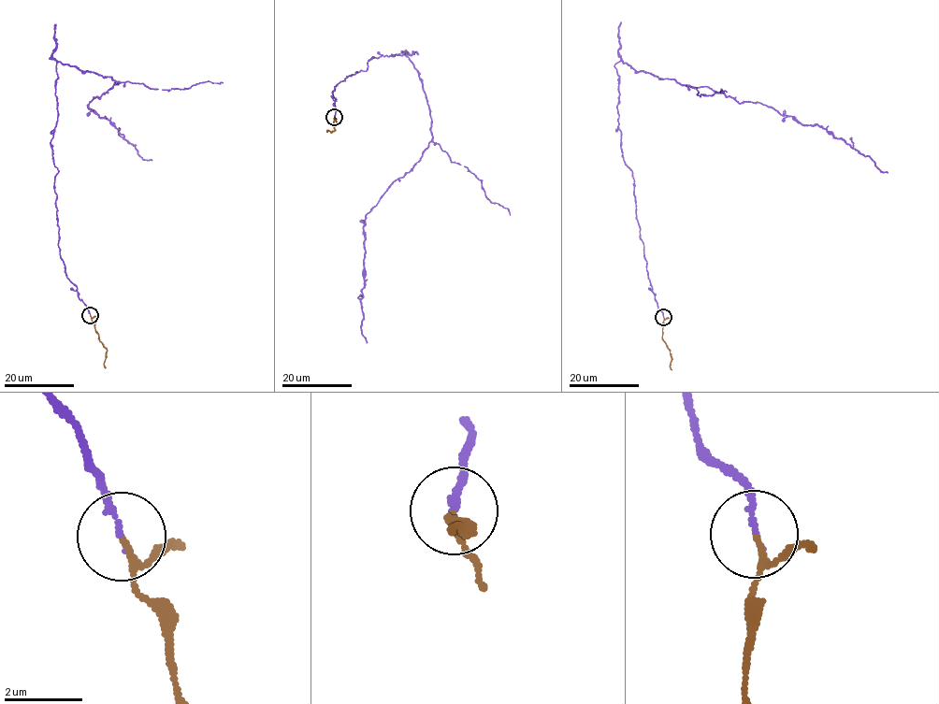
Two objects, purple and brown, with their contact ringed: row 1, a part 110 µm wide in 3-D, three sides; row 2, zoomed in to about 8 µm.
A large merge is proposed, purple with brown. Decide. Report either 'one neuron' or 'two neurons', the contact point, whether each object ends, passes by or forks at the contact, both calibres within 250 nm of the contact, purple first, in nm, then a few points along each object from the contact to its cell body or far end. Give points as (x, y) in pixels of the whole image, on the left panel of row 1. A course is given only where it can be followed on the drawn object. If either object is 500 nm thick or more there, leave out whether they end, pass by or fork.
one neuron; at (90, 315); purple ends there; brown passes by; 130 nm thick on the purple side, 110 nm on the other; purple runs (91, 315), (67, 278), (58, 244), (50, 143), (58, 115), (56, 64), (119, 81), (88, 106), (151, 160); brown runs (91, 315), (99, 341), (107, 350), (103, 363), (106, 367)

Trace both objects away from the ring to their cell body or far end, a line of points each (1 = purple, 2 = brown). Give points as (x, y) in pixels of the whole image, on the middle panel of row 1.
1: (335, 117), (337, 84), (366, 71), (373, 56), (406, 50), (422, 83), (432, 140), (367, 214), (367, 342)
2: (335, 117), (335, 131), (327, 132)

